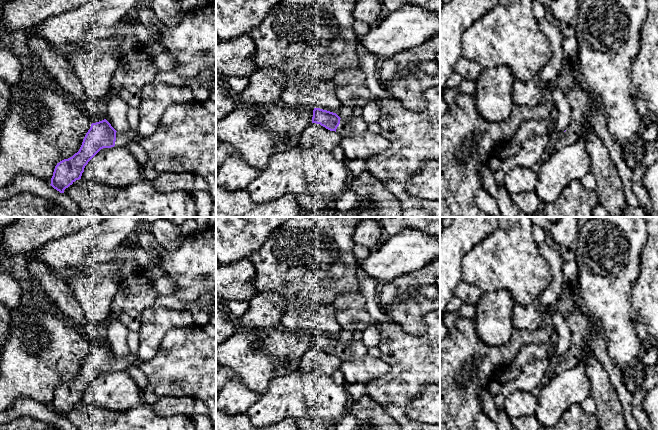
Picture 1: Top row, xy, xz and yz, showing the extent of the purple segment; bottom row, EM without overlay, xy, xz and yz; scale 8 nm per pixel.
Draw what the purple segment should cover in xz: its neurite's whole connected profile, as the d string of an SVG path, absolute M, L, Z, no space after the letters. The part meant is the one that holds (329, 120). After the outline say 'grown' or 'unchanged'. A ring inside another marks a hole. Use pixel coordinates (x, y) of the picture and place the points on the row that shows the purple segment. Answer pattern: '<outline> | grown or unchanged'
M314 108L312 123L320 124L330 131L337 132L342 137L361 135L368 130L366 122L361 117L345 120L336 113L320 108Z | grown

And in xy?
M106 119L92 123L79 151L57 163L50 185L64 193L66 188L81 179L85 166L101 149L125 146L130 141L137 141L138 135L138 131L132 129L125 133L117 132Z | grown

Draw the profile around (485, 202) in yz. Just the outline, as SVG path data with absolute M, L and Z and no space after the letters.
M483 187L476 191L474 200L477 207L488 217L501 216L495 198L492 197Z

